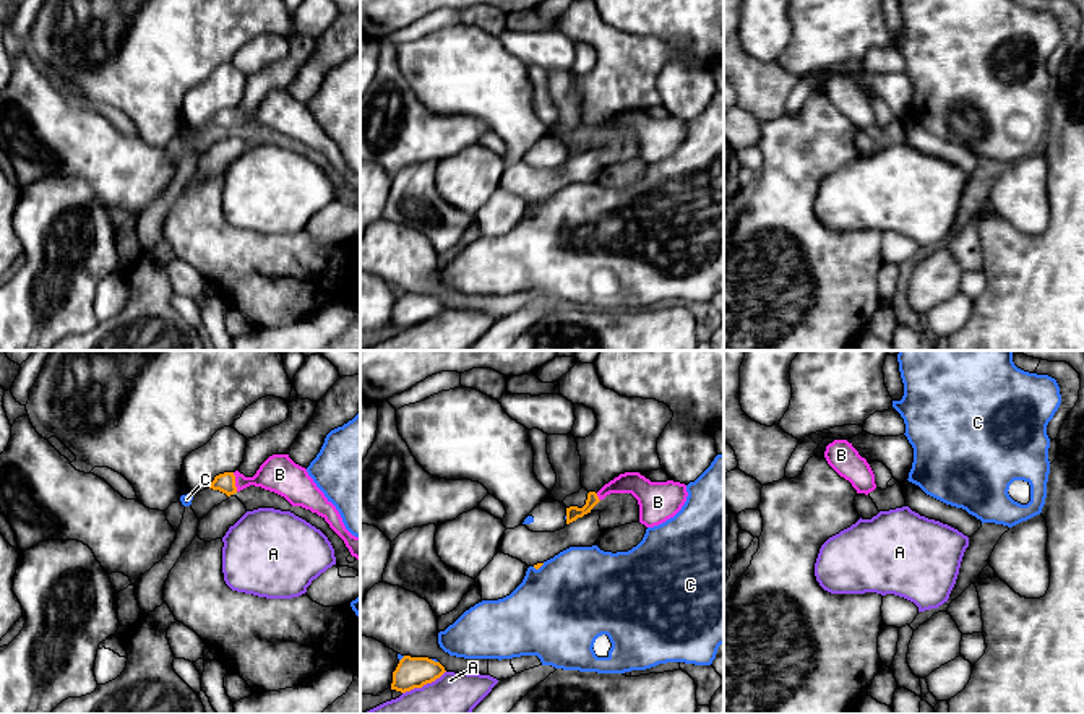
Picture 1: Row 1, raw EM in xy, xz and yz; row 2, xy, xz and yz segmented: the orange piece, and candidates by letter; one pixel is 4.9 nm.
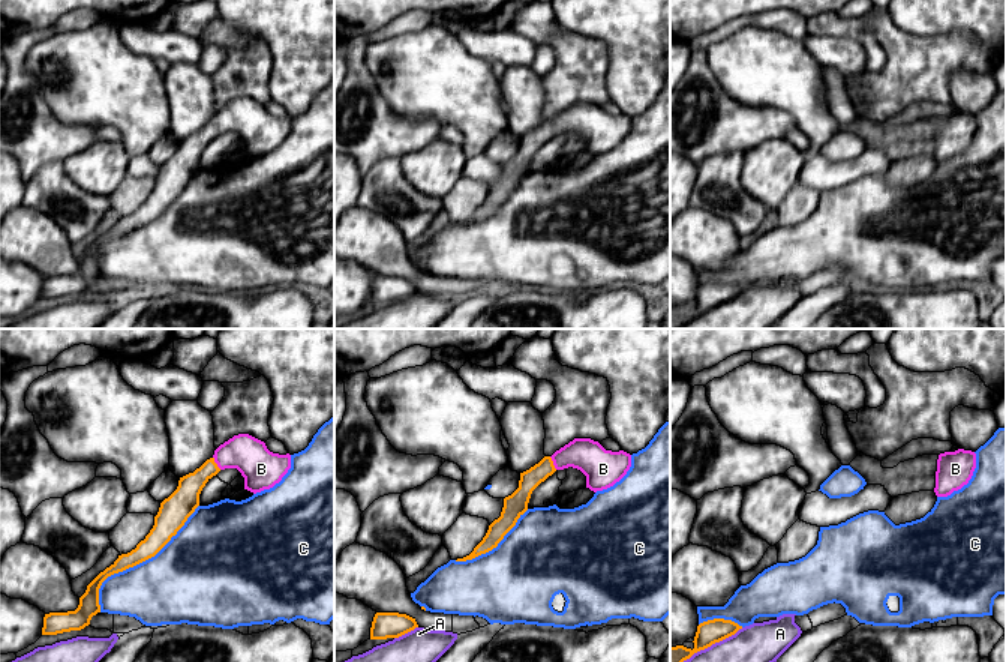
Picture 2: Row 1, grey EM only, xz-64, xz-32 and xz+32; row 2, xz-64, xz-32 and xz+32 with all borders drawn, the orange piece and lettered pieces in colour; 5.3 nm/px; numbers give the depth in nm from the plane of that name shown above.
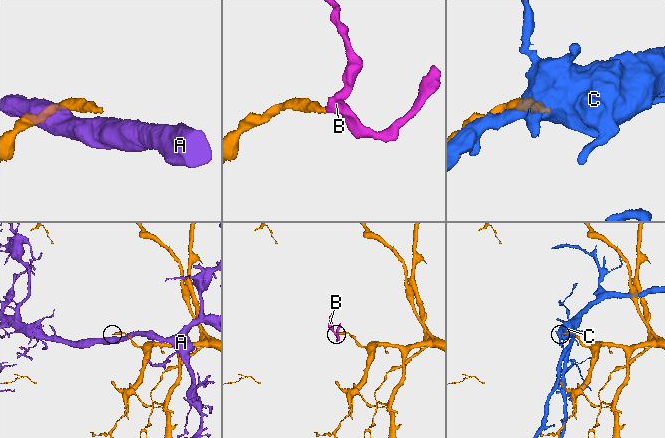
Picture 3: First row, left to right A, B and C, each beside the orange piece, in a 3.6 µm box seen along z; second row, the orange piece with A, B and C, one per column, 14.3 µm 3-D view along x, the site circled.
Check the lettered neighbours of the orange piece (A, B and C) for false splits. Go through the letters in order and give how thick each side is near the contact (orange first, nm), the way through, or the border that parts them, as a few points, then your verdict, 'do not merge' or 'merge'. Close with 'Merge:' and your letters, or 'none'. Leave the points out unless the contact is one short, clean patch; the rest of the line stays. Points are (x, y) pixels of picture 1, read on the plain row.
A: 160 nm thick on the orange side, 320 nm on the other; do not merge
B: 100 nm thick on the orange side, 190 nm on the other; runs through xy (224, 119), (234, 119), (258, 117), (279, 111); merge
C: 20 nm thick on the orange side, 460 nm on the other; do not merge
Merge: B

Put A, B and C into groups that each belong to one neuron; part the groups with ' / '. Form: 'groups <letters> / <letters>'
groups A / B / C

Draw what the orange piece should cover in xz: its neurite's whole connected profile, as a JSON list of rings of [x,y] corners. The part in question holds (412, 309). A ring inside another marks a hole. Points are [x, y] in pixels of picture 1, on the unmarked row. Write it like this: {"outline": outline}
{"outline": [[[404,292],[393,308],[391,326],[406,329],[435,318],[445,310],[445,303],[428,294]]]}

